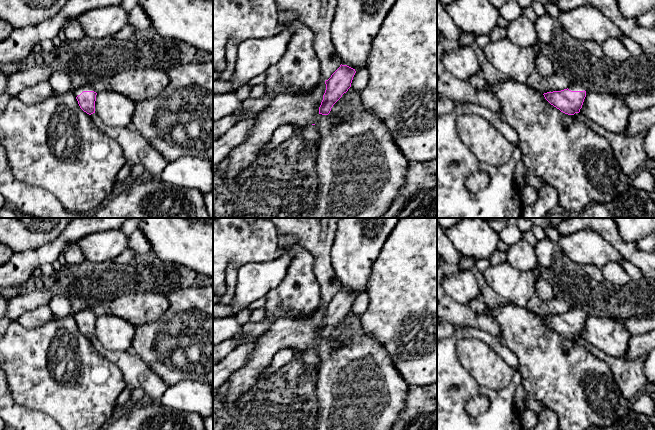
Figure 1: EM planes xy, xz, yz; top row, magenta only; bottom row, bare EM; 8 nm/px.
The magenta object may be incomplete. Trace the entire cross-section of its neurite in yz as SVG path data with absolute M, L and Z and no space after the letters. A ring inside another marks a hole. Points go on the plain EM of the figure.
M571 308L567 313L544 317L545 323L561 336L574 339L582 332L586 318L589 315L584 311Z

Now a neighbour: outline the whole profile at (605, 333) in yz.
M589 315L579 337L609 356L623 358L632 335L612 317Z

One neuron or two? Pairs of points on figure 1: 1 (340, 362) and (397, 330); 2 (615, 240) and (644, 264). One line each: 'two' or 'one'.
1: two
2: one

